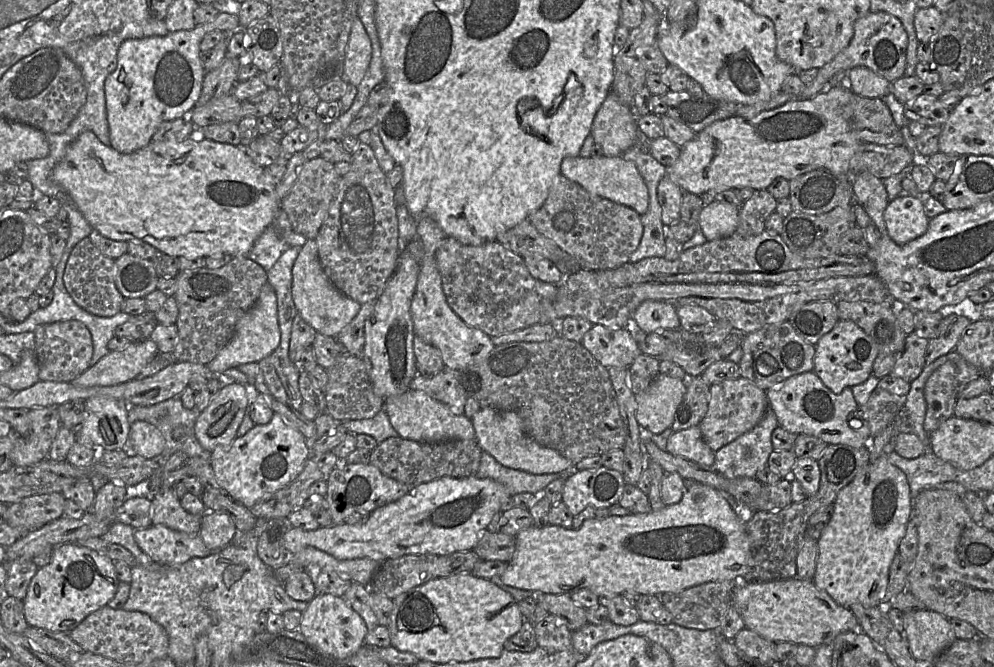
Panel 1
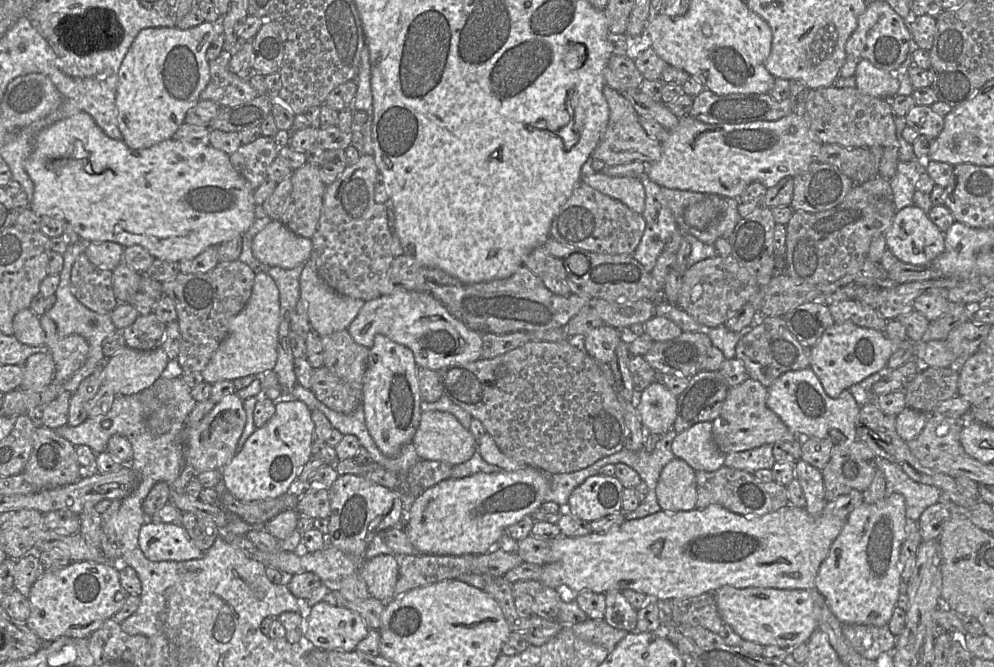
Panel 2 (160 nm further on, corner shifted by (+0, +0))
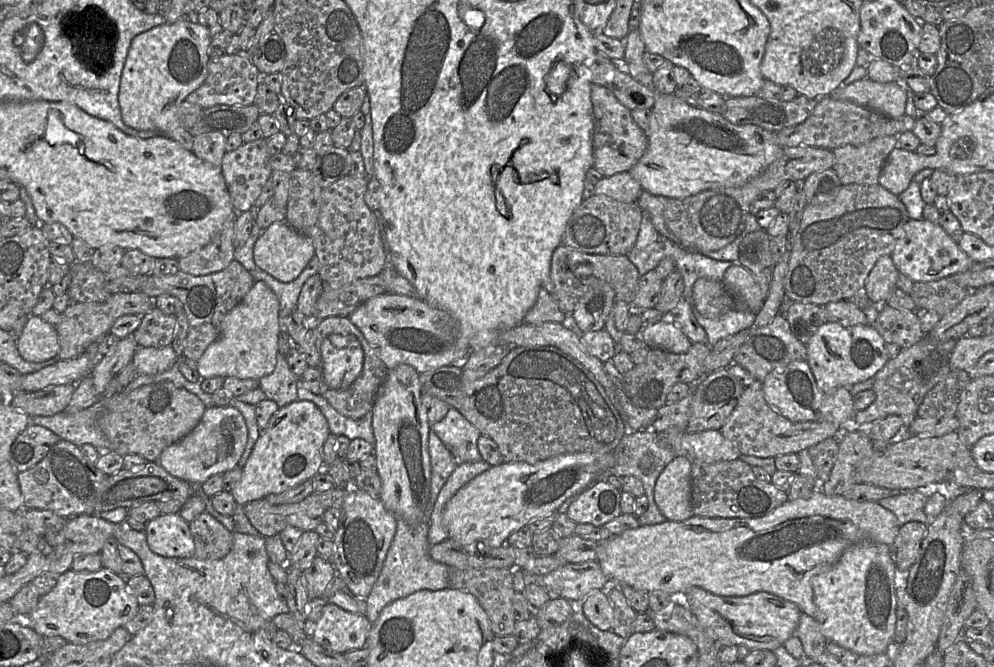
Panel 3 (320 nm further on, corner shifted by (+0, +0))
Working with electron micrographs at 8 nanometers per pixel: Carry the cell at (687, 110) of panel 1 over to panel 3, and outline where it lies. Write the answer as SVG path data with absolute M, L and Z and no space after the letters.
M798 95L792 101L769 102L757 96L726 97L722 116L736 125L753 124L769 131L780 131L805 121L818 99Z

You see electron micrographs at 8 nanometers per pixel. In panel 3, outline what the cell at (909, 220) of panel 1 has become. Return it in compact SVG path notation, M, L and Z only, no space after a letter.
M909 219L891 254L897 270L914 282L929 282L968 271L974 262L939 224Z

